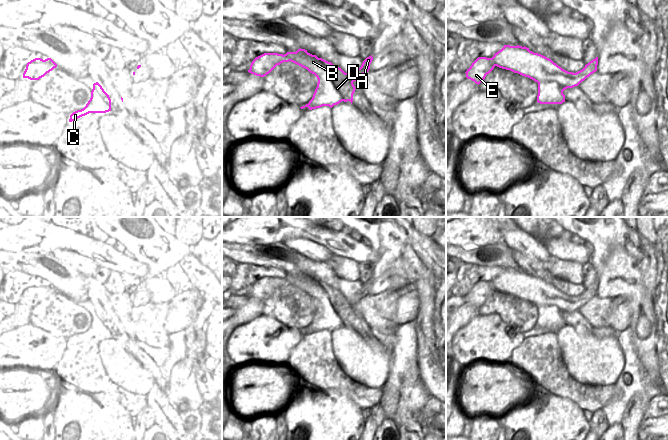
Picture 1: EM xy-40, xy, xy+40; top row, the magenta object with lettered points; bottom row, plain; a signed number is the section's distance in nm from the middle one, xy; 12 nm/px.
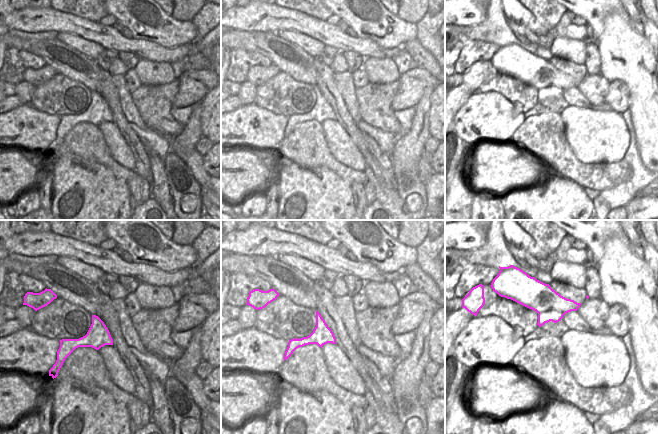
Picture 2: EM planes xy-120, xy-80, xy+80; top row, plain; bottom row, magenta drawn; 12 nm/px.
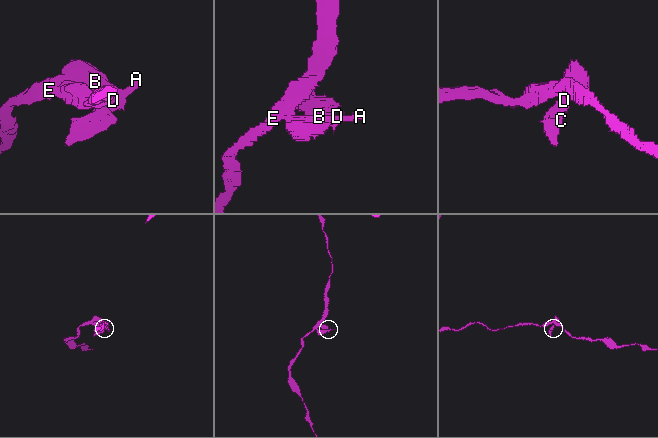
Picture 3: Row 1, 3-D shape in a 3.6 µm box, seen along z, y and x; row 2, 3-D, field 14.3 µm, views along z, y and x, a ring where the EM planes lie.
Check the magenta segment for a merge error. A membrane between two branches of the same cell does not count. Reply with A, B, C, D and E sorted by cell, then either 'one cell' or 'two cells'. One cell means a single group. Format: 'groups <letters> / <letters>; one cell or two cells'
groups A B C D / E; two cells

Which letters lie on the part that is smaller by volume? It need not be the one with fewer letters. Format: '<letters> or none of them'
A, B, C, D

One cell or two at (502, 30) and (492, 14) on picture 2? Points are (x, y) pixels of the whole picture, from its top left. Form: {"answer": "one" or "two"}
{"answer": "one"}

